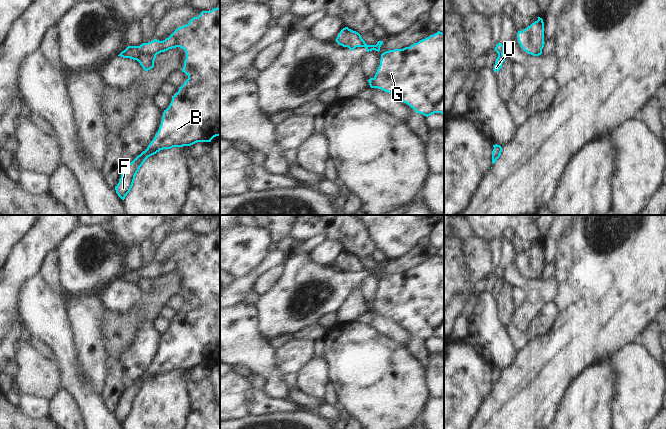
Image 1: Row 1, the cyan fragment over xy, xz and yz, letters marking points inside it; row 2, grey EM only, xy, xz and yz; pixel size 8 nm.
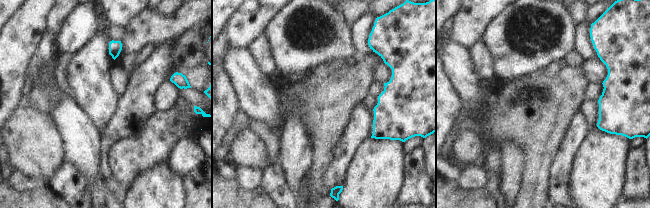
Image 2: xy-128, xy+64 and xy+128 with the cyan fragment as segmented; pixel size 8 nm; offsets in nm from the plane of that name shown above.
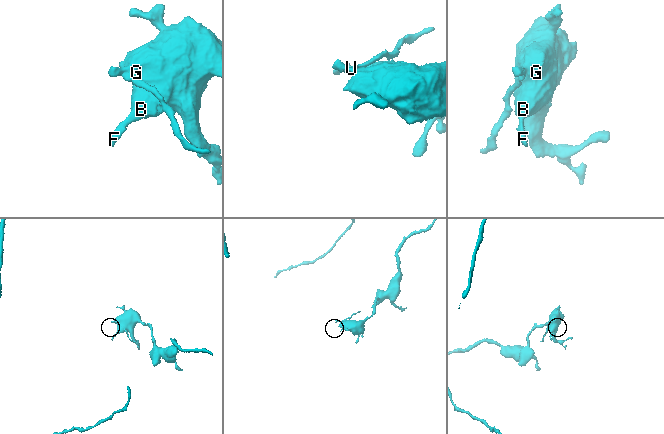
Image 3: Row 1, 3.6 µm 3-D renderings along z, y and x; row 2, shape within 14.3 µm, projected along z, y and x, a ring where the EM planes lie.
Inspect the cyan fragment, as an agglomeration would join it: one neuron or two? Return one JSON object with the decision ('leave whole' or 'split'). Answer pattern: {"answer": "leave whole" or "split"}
{"answer": "split"}

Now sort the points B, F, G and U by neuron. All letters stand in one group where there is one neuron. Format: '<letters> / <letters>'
B F G / U

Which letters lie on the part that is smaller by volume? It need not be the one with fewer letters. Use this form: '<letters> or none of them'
U

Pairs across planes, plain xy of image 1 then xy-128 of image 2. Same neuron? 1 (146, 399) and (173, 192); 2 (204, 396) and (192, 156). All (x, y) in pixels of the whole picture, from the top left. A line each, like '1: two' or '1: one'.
1: one
2: two

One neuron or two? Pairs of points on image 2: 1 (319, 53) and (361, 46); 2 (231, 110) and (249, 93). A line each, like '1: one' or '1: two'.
1: two
2: two

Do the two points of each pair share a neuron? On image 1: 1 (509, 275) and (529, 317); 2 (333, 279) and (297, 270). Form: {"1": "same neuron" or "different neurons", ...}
{"1": "same neuron", "2": "same neuron"}

